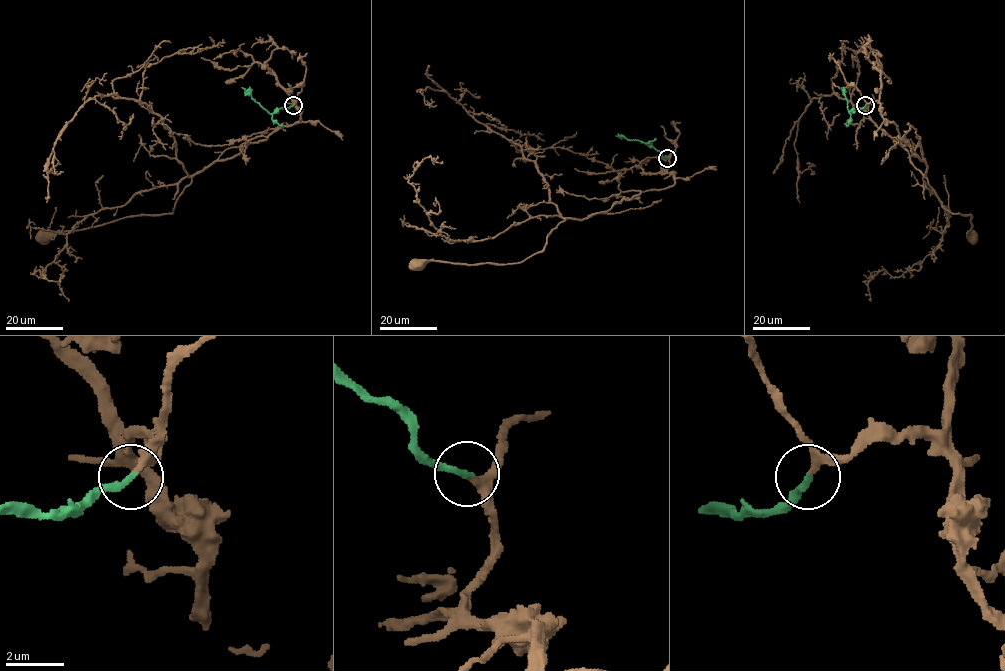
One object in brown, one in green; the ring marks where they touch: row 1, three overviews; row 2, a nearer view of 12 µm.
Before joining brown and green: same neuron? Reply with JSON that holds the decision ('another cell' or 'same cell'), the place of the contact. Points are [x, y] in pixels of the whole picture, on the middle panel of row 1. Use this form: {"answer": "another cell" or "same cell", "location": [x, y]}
{"answer": "same cell", "location": [667, 158]}

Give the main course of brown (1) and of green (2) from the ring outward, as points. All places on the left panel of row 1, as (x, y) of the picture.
1: (294, 104), (301, 121), (282, 126), (233, 157), (198, 171), (171, 213), (126, 216), (41, 238)
2: (293, 105), (270, 114), (242, 87)

